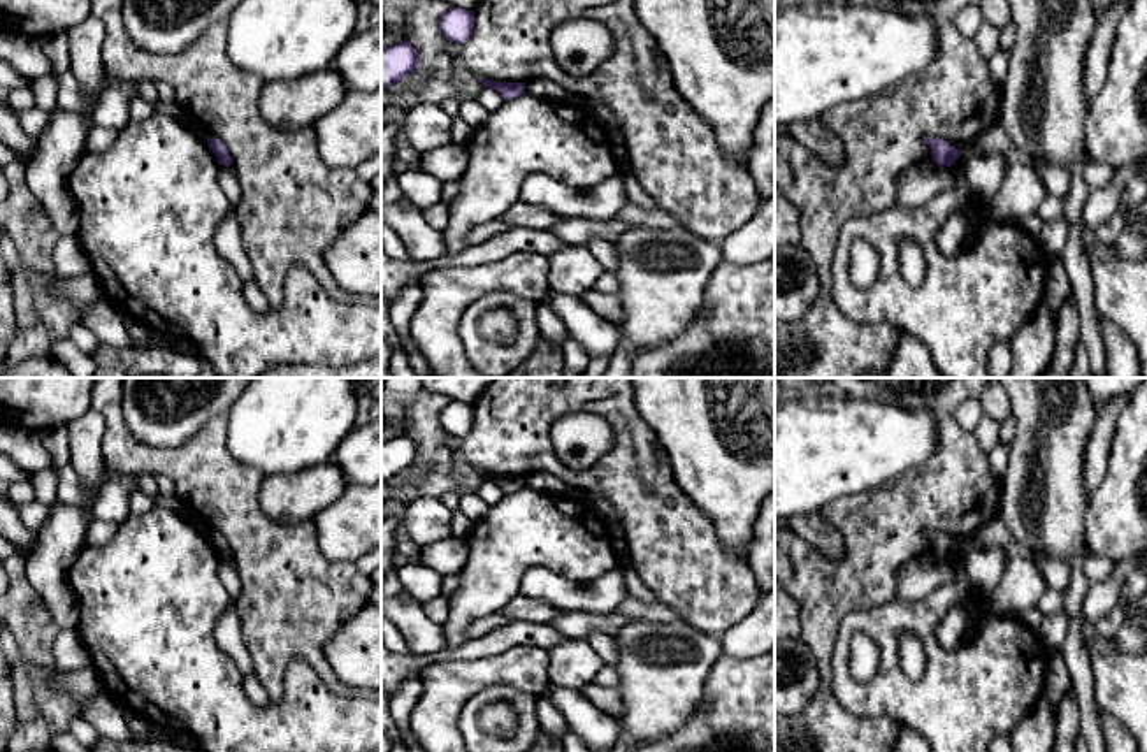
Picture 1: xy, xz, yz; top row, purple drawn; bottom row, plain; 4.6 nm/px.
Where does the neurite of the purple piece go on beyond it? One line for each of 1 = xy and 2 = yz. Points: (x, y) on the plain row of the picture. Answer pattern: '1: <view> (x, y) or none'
1: none
2: none

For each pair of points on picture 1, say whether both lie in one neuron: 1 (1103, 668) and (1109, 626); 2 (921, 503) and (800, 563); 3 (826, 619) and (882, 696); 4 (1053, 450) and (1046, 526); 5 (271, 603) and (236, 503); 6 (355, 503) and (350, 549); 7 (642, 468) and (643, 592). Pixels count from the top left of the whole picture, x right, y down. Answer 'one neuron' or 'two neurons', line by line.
1: two neurons
2: one neuron
3: two neurons
4: one neuron
5: one neuron
6: one neuron
7: two neurons

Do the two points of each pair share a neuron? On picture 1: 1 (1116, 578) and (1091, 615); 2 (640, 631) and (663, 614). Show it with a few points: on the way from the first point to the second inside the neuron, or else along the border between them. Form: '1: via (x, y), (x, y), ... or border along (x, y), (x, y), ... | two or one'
1: via (1110, 587), (1093, 607) | one
2: border along (680, 617), (673, 621), (633, 621) | two

